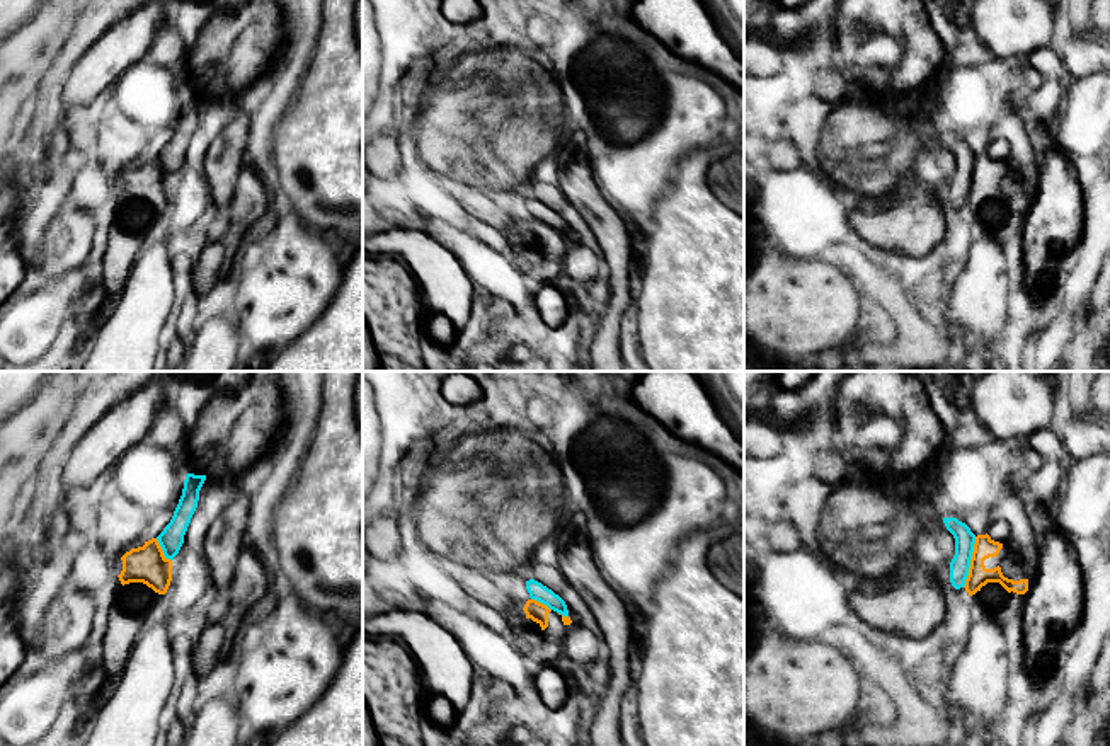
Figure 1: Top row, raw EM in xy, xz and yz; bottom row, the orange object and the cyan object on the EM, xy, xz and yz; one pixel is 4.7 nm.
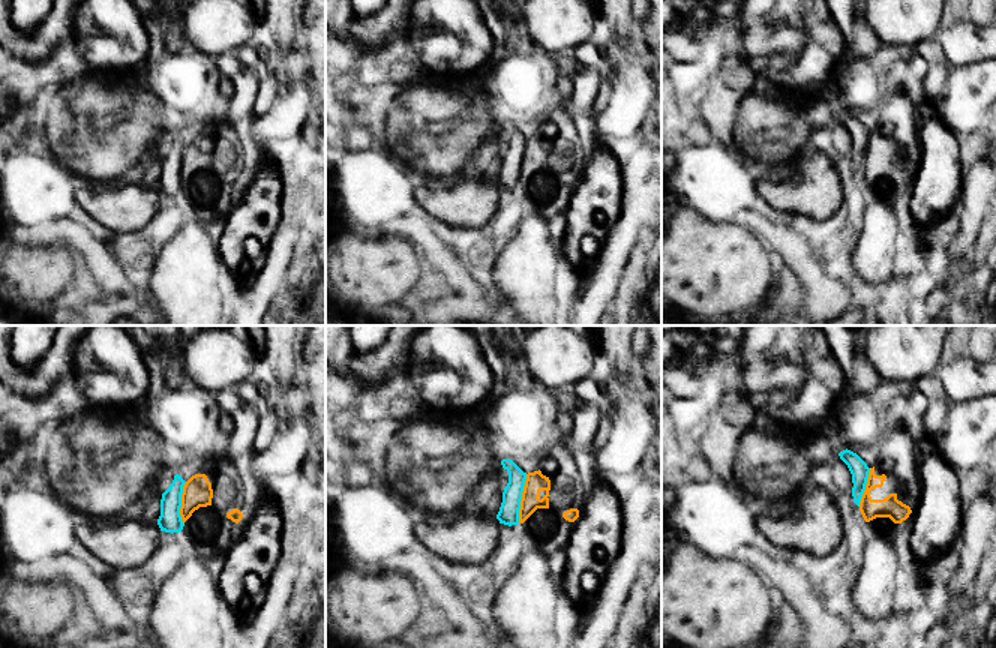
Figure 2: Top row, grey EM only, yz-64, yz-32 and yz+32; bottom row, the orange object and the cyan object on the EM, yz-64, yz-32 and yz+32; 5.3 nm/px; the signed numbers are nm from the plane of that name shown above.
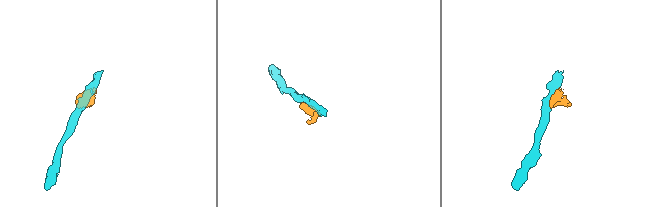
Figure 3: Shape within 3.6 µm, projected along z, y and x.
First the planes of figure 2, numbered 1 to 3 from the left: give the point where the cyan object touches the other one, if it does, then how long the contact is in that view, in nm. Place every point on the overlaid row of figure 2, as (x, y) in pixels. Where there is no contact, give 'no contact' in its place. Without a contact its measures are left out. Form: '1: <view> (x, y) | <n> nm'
1: yz-64 (182, 503) | 240 nm
2: yz-32 (522, 498) | 260 nm
3: yz+32 (866, 488) | 220 nm

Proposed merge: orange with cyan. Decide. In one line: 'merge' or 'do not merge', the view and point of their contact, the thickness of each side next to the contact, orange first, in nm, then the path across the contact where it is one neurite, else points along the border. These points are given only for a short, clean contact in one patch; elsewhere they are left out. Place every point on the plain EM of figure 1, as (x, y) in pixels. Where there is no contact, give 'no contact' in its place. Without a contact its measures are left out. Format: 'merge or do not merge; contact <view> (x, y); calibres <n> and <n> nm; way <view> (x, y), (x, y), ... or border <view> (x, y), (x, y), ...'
do not merge; contact yz (971, 181); calibres 100 and 100 nm; border yz (976, 155), (969, 193), (962, 205)

